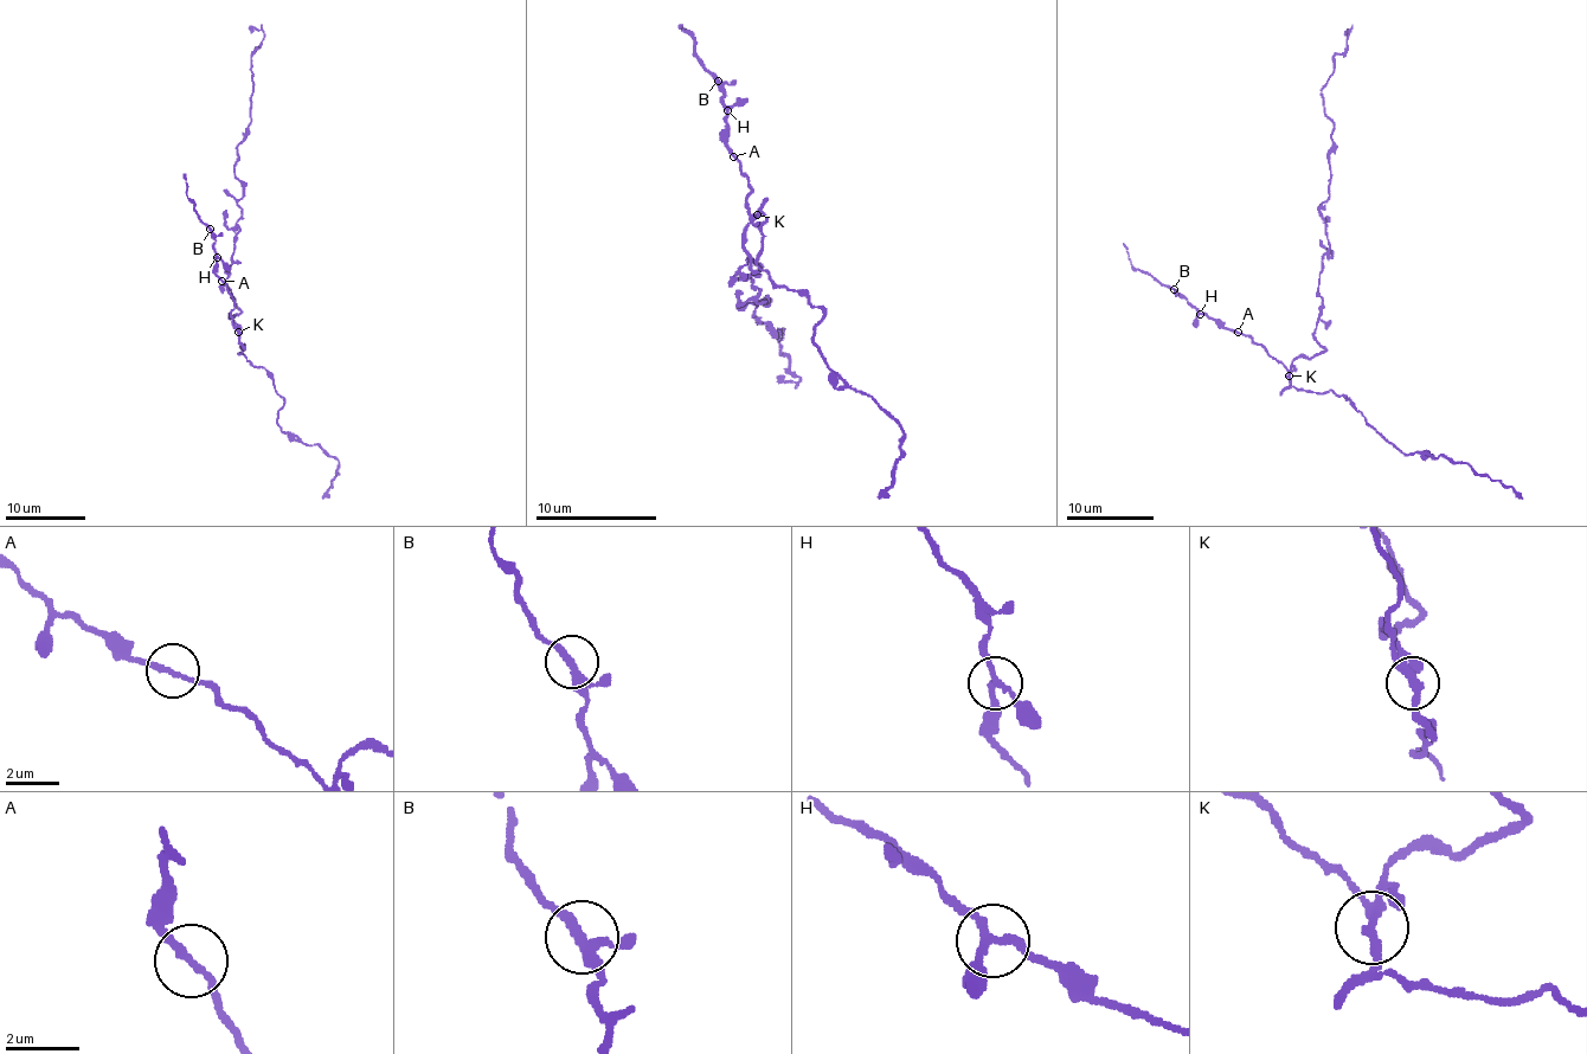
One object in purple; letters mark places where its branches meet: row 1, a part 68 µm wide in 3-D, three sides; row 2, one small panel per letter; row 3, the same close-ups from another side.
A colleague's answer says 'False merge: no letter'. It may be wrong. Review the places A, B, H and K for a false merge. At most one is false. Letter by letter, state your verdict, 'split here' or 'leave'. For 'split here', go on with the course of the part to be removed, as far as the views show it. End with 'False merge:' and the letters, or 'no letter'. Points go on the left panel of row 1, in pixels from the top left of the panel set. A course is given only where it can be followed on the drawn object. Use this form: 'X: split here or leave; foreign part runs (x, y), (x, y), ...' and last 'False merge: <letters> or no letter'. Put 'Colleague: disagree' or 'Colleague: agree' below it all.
A: leave
B: leave
H: leave
K: split here; foreign part runs (237, 333), (226, 282), (242, 214), (233, 164), (264, 36), (248, 27)
False merge: K
Colleague: disagree

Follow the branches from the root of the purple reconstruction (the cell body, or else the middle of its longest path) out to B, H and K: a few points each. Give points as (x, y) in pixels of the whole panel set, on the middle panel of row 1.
B: (751, 263), (744, 229), (750, 222), (751, 184), (726, 145), (727, 105), (724, 85), (718, 81)
H: (751, 263), (744, 229), (750, 222), (751, 184), (726, 145), (727, 110)
K: (751, 263), (750, 254), (744, 246), (744, 229), (756, 216)

